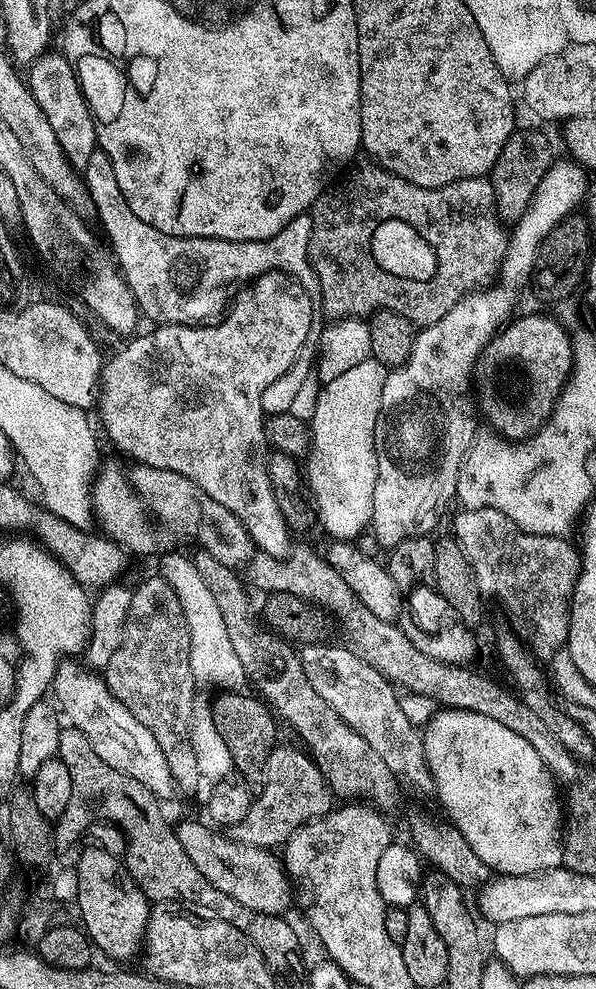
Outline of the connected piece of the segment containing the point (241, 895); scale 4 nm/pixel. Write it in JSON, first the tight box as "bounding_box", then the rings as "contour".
{"bounding_box":[175,820,293,916],"contour":[[[184,820],[175,825],[176,837],[178,842],[182,842],[182,850],[186,850],[190,862],[198,866],[202,878],[250,910],[271,916],[287,913],[287,908],[292,904],[293,885],[288,873],[284,871],[281,857],[266,848],[234,842],[223,831],[213,830],[207,823],[204,824],[196,820]]]}

